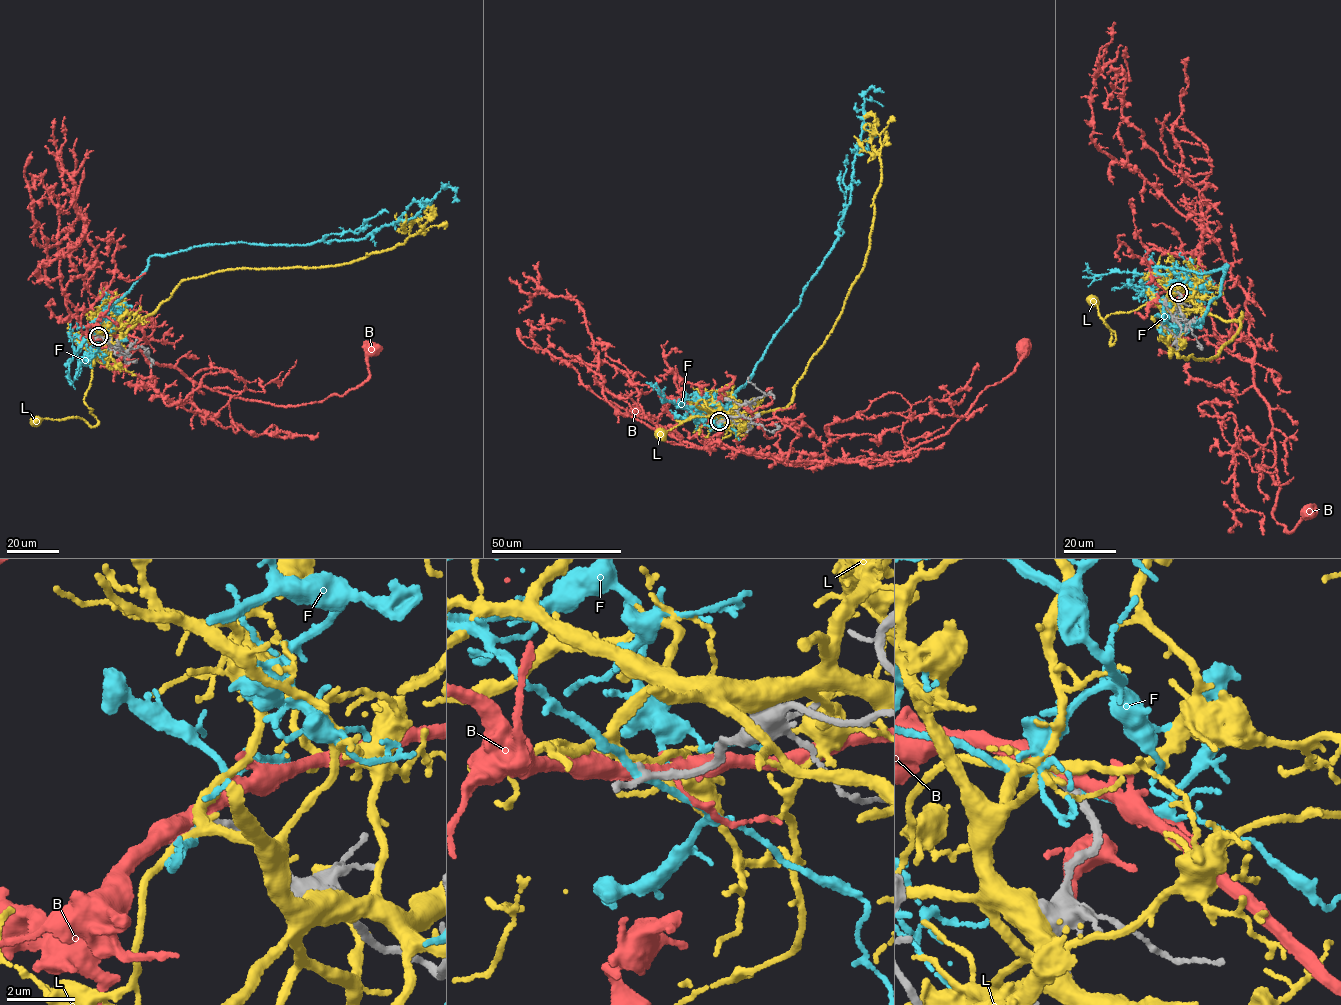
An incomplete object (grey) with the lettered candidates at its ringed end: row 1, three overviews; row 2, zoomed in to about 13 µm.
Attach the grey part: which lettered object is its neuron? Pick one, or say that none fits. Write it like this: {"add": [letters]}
{"add": []}

